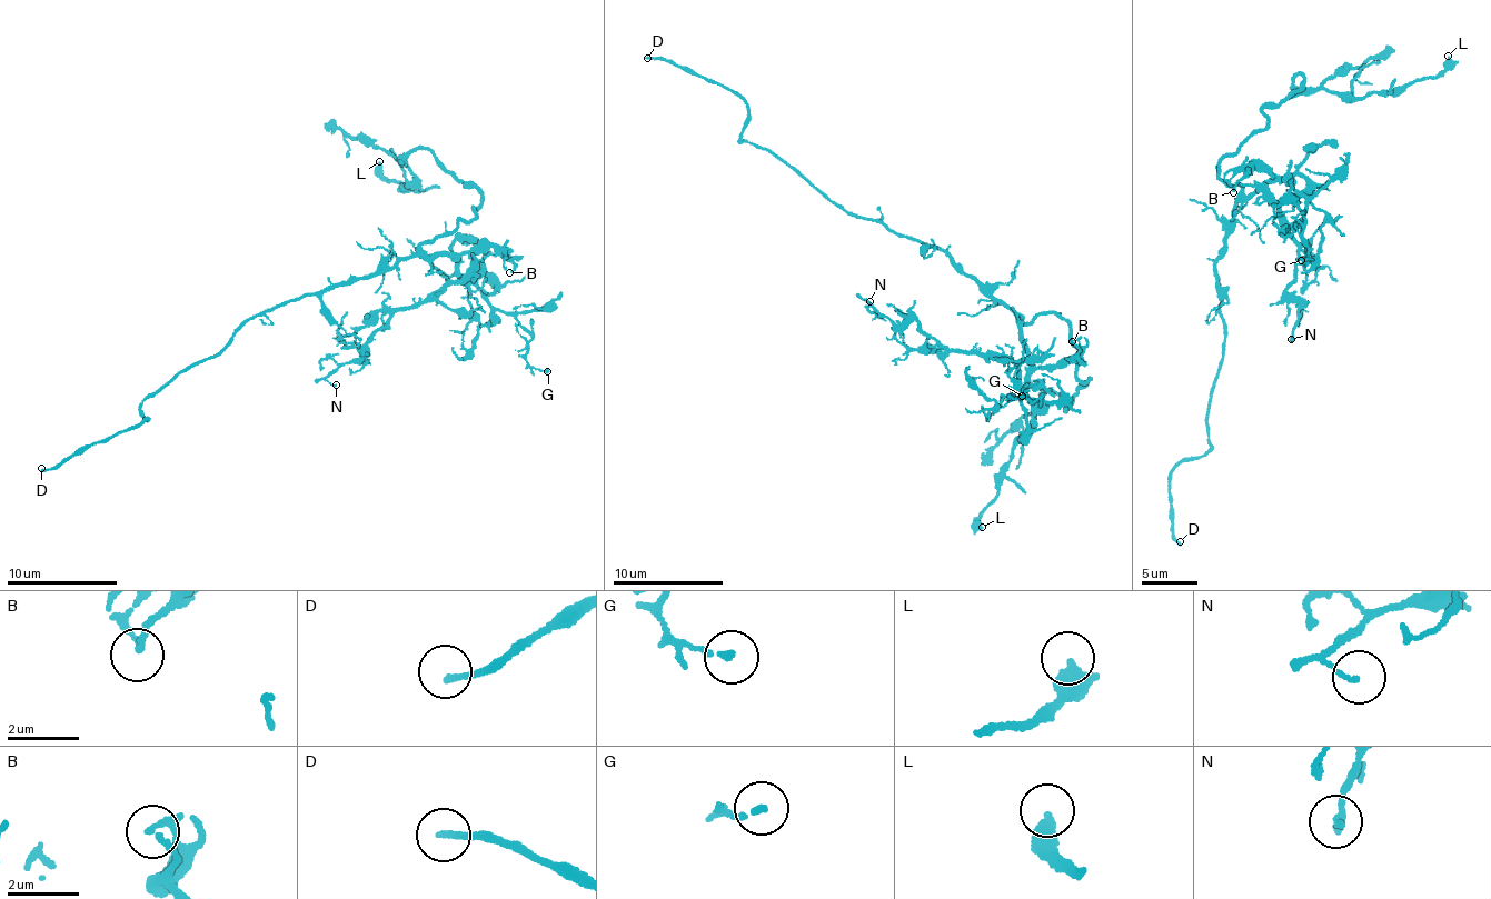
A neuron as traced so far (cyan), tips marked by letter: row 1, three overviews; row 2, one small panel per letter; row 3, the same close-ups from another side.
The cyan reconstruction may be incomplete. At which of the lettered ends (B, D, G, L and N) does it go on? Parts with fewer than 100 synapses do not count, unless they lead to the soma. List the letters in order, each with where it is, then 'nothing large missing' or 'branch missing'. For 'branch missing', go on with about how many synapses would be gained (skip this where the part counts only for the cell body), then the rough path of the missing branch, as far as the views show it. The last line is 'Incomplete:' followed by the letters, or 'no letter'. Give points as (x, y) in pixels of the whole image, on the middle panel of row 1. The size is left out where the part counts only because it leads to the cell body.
B: at (1072, 341); nothing large missing
D: at (647, 58); branch missing
G: at (1022, 396); nothing large missing
L: at (982, 527); nothing large missing
N: at (870, 301); nothing large missing
Incomplete: D

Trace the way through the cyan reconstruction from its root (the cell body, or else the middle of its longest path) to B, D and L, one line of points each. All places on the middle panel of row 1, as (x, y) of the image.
B: (995, 299), (1013, 312), (1020, 341), (1027, 347), (1027, 360), (1037, 368), (1072, 361), (1079, 349), (1072, 341)
D: (995, 299), (942, 251), (857, 218), (783, 160), (739, 140), (748, 110), (736, 95), (647, 58)
L: (995, 299), (1025, 322), (1067, 322), (1089, 380), (1066, 411), (1043, 397), (982, 527)

